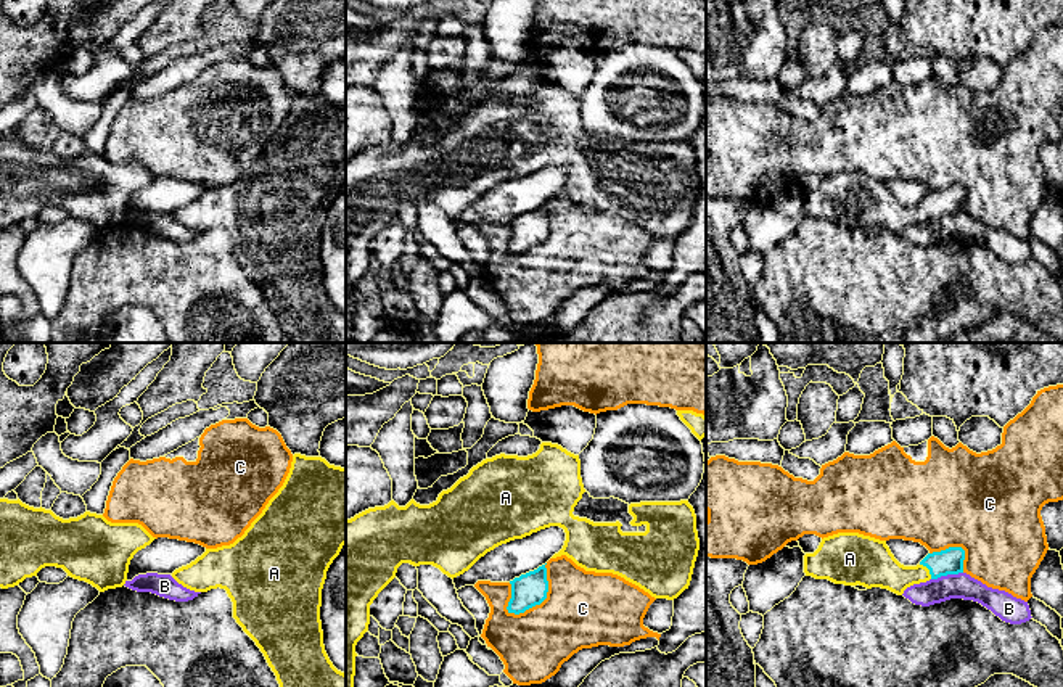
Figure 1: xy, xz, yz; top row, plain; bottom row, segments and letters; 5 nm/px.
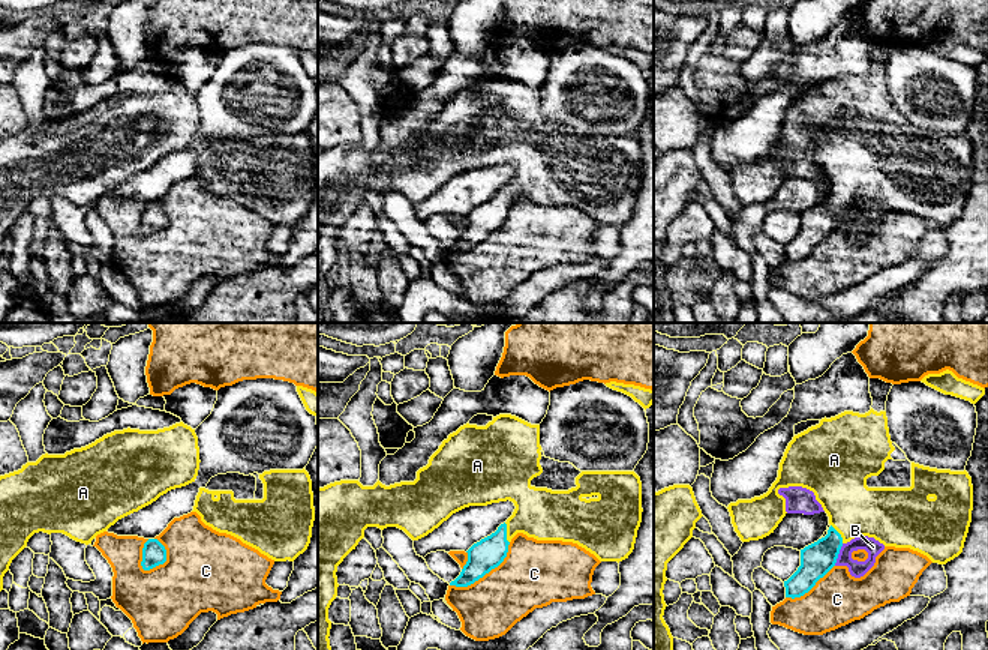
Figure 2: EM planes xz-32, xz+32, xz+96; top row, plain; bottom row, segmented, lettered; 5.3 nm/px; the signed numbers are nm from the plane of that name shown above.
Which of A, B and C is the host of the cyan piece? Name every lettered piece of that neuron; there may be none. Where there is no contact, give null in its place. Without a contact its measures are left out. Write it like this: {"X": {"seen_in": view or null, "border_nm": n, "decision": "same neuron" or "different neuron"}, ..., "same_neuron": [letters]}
{"A": {"seen_in": "yz", "border_nm": 100, "decision": "same neuron"}, "B": {"seen_in": "yz", "border_nm": 170, "decision": "different neuron"}, "C": {"seen_in": "xz", "border_nm": 320, "decision": "different neuron"}, "same_neuron": ["A"]}

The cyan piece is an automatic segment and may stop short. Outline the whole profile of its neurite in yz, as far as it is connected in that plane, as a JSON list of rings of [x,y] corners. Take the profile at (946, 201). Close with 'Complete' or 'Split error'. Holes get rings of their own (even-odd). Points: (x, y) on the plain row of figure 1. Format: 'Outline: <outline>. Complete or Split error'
Outline: [[[838,172],[823,177],[814,193],[804,195],[804,212],[859,230],[881,227],[902,235],[913,224],[963,212],[963,200],[962,187],[949,187],[928,193],[917,206],[904,206],[886,180],[859,172]]]. Split error

